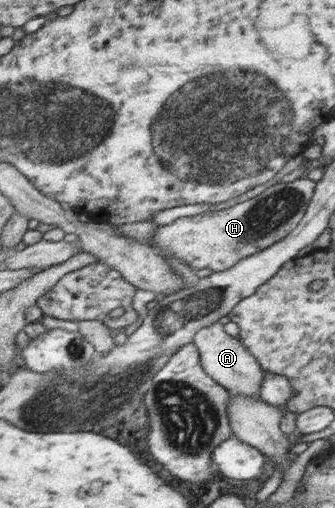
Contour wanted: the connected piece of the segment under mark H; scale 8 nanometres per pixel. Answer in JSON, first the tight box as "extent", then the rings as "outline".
{"extent":[152,180,316,272],"outline":[[[316,180],[275,183],[257,197],[218,211],[183,217],[156,228],[152,246],[160,246],[166,256],[180,258],[198,272],[210,268],[214,272],[229,270],[240,260],[253,256],[287,237],[308,212],[316,193]]]}

